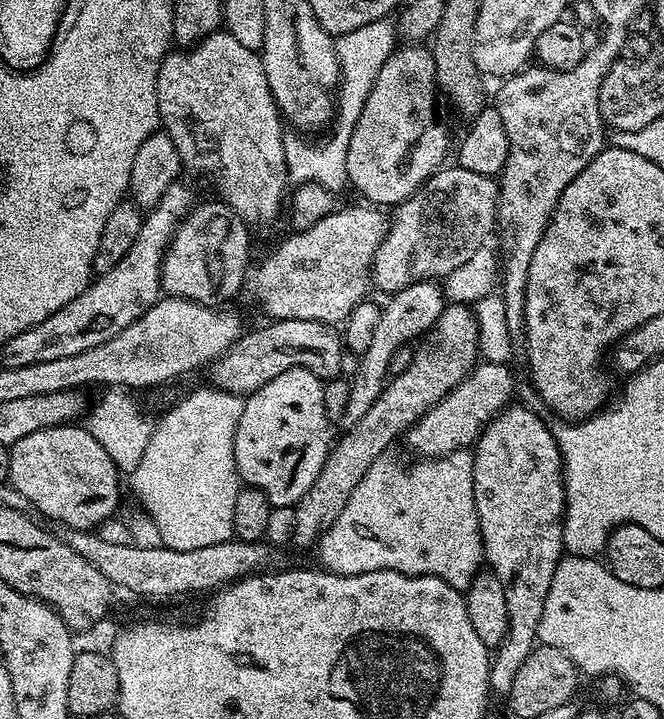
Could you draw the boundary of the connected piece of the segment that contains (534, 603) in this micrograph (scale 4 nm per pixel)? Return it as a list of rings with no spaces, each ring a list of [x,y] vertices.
[[[509,406],[503,408],[499,414],[494,417],[486,427],[484,433],[477,438],[474,451],[472,452],[472,461],[474,462],[474,506],[478,510],[478,522],[480,523],[480,533],[482,534],[482,542],[484,543],[484,559],[491,575],[498,578],[498,582],[502,582],[502,590],[506,590],[506,614],[510,614],[510,622],[506,630],[506,638],[502,640],[499,648],[495,649],[494,655],[491,657],[488,666],[488,686],[493,693],[496,692],[500,698],[506,698],[512,689],[514,678],[518,675],[518,669],[522,667],[522,662],[526,662],[526,658],[530,658],[532,649],[537,647],[538,641],[538,622],[542,622],[542,606],[546,606],[546,594],[550,594],[550,582],[554,582],[554,570],[558,566],[558,562],[565,555],[563,544],[563,522],[565,512],[564,500],[564,474],[563,459],[560,457],[560,443],[556,440],[556,433],[536,412],[531,412],[528,408],[516,408],[517,406]]]

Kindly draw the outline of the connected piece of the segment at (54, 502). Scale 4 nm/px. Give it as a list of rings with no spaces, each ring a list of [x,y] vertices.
[[[72,422],[26,434],[26,438],[22,438],[10,448],[10,484],[30,500],[33,509],[37,513],[41,512],[41,517],[57,520],[66,527],[96,530],[100,524],[115,517],[118,512],[116,507],[120,504],[120,479],[122,473],[110,458],[110,454],[102,448],[102,442],[98,442],[98,438],[94,438],[94,434],[90,434],[87,427],[77,426]]]

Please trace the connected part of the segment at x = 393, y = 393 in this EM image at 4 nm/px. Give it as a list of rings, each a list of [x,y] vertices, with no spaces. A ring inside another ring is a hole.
[[[449,303],[445,305],[442,314],[431,330],[424,334],[423,338],[417,343],[418,348],[415,350],[408,366],[402,373],[396,373],[385,384],[382,394],[378,396],[378,400],[374,402],[374,406],[370,406],[369,410],[359,419],[354,426],[345,429],[342,432],[340,440],[333,443],[329,449],[326,462],[319,471],[318,478],[315,479],[314,486],[310,488],[303,498],[294,507],[295,512],[295,528],[291,541],[293,545],[302,548],[312,545],[319,541],[321,533],[325,532],[334,519],[342,512],[346,502],[349,501],[350,494],[354,492],[354,487],[358,486],[358,482],[365,477],[366,470],[369,469],[374,461],[388,450],[388,446],[393,442],[394,437],[400,437],[410,429],[413,424],[425,416],[434,405],[443,397],[456,388],[464,381],[468,373],[475,367],[479,351],[479,326],[477,326],[477,318],[473,309],[467,303]]]

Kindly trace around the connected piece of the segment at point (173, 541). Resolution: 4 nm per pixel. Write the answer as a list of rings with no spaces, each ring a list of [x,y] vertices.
[[[207,386],[208,388],[200,388],[197,392],[189,394],[185,400],[180,400],[161,420],[155,421],[152,429],[152,437],[150,442],[146,442],[146,451],[142,454],[142,462],[138,462],[138,466],[130,473],[132,480],[132,488],[136,491],[140,498],[140,504],[148,511],[148,516],[152,519],[152,524],[156,527],[156,532],[160,535],[159,543],[166,548],[173,548],[176,551],[188,551],[188,500],[192,500],[192,496],[232,496],[232,488],[240,491],[242,484],[232,484],[232,467],[236,465],[234,462],[234,434],[232,424],[238,426],[236,421],[236,412],[242,414],[244,409],[245,397],[236,396],[219,386]]]

